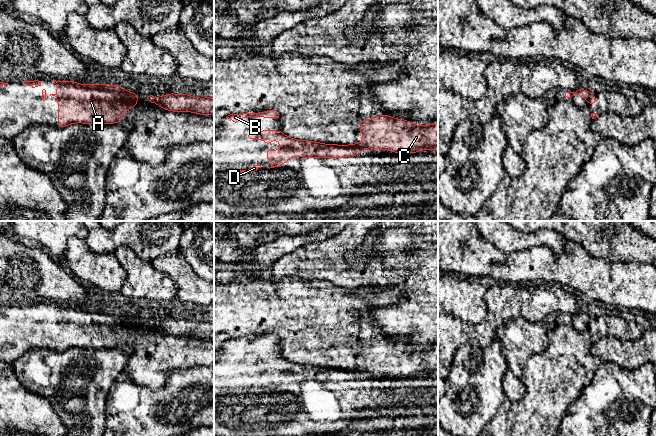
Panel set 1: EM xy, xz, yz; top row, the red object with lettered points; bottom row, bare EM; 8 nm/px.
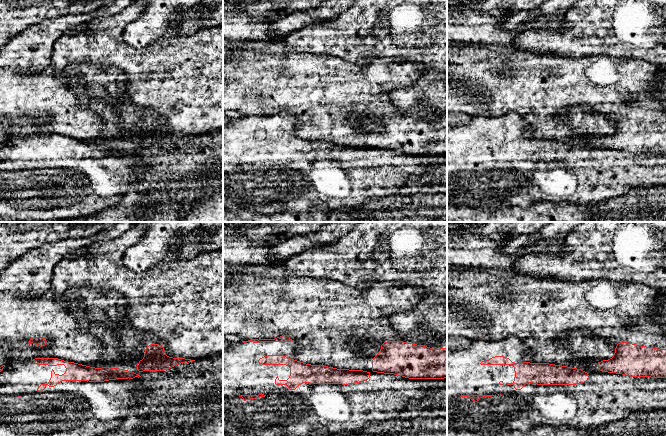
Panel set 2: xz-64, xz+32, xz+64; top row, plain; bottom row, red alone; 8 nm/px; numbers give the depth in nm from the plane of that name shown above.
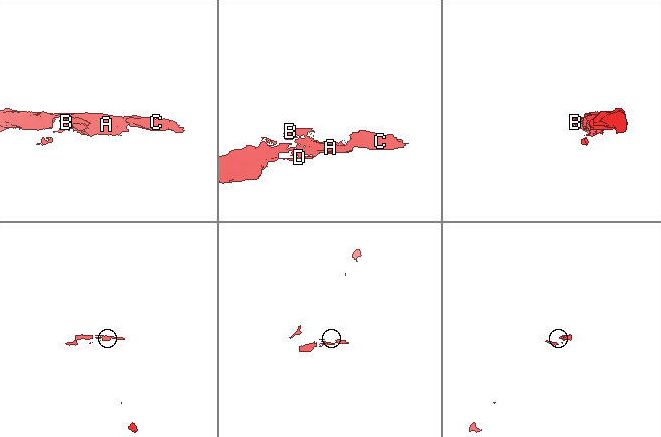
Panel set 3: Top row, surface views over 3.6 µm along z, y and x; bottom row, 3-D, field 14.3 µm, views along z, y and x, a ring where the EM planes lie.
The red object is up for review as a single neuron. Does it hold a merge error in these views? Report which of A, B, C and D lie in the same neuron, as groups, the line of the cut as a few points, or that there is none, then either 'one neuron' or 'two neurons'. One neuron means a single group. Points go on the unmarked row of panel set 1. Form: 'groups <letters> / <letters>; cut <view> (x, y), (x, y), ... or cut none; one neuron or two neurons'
groups A B D / C; cut xz (348, 369), (361, 372); two neurons

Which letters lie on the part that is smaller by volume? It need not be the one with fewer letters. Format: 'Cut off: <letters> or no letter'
Cut off: C

